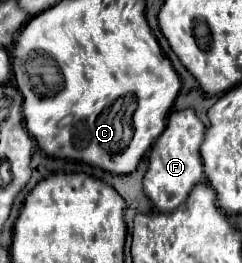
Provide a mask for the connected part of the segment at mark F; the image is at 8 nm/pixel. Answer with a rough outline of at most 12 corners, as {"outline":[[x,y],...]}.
{"outline":[[192,109],[170,113],[150,149],[144,191],[174,211],[202,181],[206,127]]}

